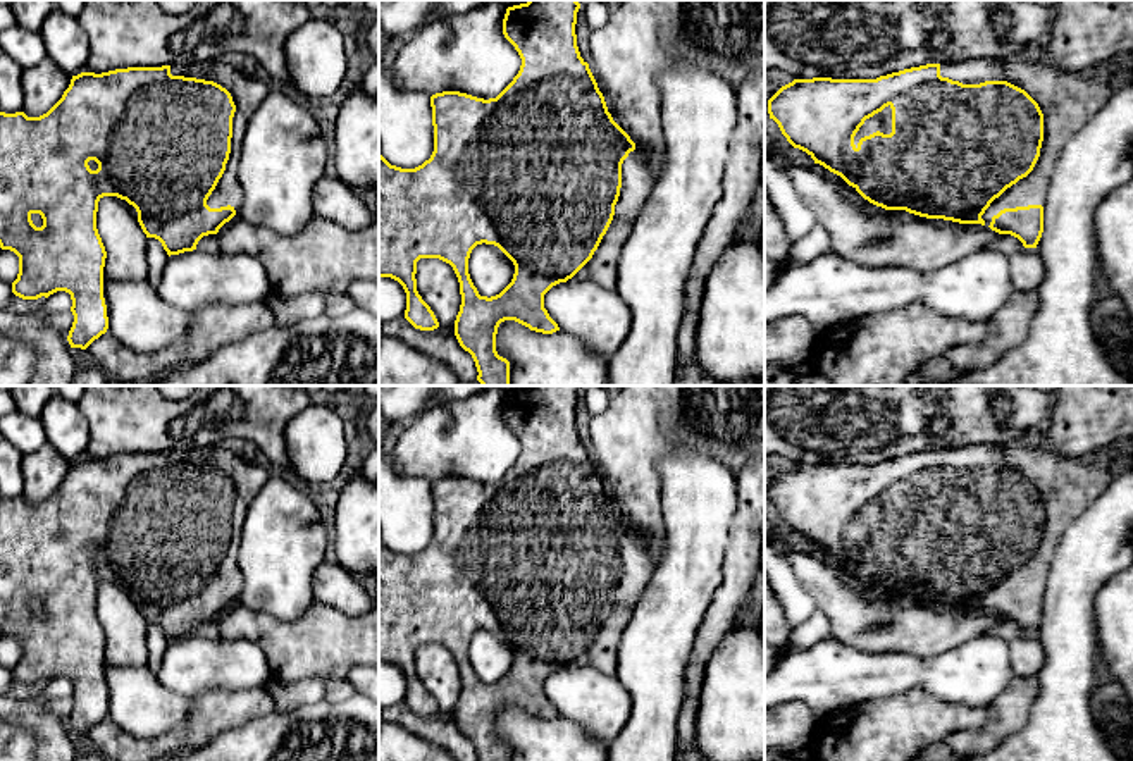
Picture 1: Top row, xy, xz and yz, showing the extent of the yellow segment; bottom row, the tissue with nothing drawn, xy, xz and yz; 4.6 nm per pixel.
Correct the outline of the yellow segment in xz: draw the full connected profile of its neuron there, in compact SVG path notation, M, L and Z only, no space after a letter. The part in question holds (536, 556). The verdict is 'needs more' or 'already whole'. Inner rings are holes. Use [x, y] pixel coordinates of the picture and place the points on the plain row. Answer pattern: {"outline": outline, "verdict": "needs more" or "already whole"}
{"outline": "M529 386L506 394L503 420L515 432L522 451L496 484L460 477L430 482L434 537L415 554L391 551L379 534L379 663L398 666L406 678L405 704L420 716L439 708L417 677L417 647L439 644L449 649L460 668L461 690L455 706L460 732L475 747L479 761L510 761L510 747L496 737L498 713L515 706L530 716L553 720L558 709L544 694L544 680L560 668L591 666L616 673L616 654L635 603L649 580L658 549L613 506L603 479L577 432L577 386ZM477 630L498 632L515 651L511 668L496 682L480 682L468 659Z", "verdict": "needs more"}

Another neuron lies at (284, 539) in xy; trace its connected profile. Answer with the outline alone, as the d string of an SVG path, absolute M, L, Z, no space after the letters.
M270 475L246 510L238 553L245 585L238 601L282 622L300 618L315 603L313 575L324 563L329 542L331 532L312 496L286 477Z

